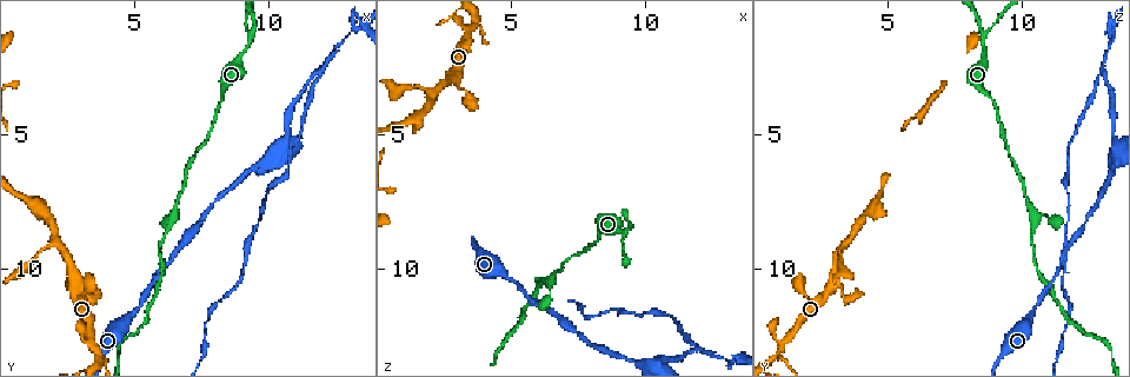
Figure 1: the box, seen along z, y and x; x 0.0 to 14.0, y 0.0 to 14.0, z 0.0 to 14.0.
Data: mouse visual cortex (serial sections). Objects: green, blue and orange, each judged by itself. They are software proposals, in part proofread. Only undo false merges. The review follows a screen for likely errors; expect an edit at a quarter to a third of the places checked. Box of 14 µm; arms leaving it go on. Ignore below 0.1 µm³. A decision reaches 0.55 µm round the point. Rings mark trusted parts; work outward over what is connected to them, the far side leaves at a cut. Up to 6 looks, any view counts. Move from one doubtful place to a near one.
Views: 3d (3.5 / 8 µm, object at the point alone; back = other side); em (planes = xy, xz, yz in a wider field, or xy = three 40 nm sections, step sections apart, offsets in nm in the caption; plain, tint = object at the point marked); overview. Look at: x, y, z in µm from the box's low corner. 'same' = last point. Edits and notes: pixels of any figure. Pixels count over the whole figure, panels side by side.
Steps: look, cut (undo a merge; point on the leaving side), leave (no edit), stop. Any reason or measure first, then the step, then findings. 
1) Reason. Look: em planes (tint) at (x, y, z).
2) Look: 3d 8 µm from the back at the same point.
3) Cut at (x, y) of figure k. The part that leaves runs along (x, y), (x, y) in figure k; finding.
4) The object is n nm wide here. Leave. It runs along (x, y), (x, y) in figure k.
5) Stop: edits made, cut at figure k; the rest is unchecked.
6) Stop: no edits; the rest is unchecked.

Sharp bend. Look: 3d 3.5 µm at (2.2, 9.1, 3.5).

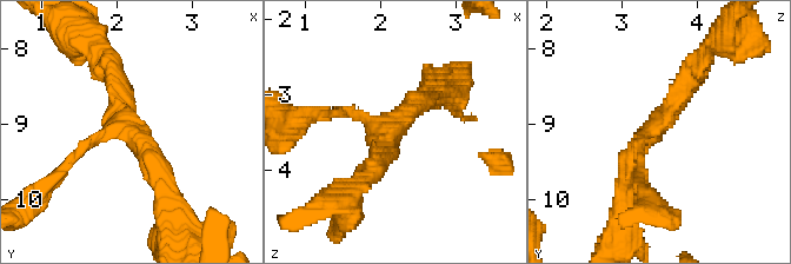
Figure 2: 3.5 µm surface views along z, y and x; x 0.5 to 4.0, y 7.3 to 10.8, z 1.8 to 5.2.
Need the tissue. Look: em planes (tint) at (2.20, 9.05, 3.50).

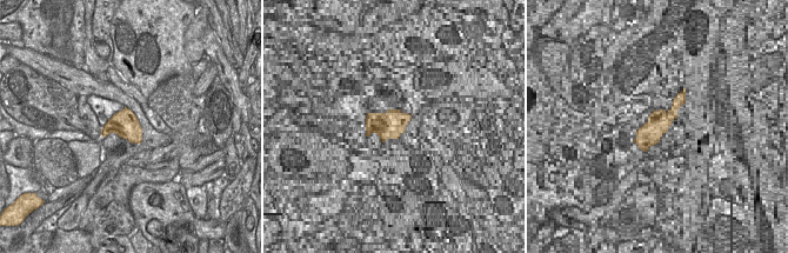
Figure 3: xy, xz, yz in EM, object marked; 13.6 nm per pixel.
The arms are 150, 250, 300 nm wide. Leave. It runs along (623, 189), (629, 157), (698, 63) in figure 2; one cell here.

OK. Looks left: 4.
Three-way junction. Look: 3d 3.5 µm at (3.6, 13.1, 1.0).

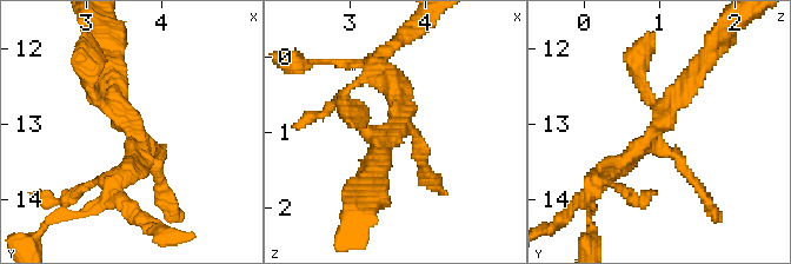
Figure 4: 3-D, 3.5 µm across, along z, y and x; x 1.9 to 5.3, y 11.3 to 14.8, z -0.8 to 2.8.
Shape alone is not enough. Look: em xy step 1 (tint) at (3.55, 13.05, 1.00).

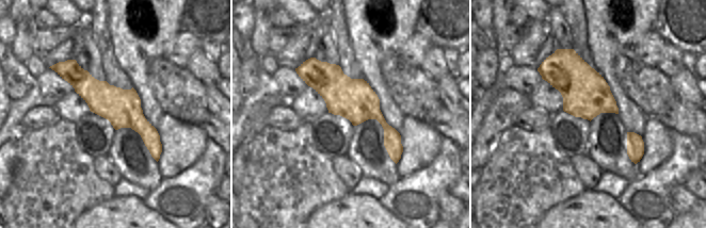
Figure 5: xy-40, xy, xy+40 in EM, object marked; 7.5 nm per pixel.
Leave. It runs along (58, 68), (121, 107), (157, 156) in figure 5; one cell here.

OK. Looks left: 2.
Calibre changes. Look: 3d 8 µm at (6.2, 8.8, 10.3).

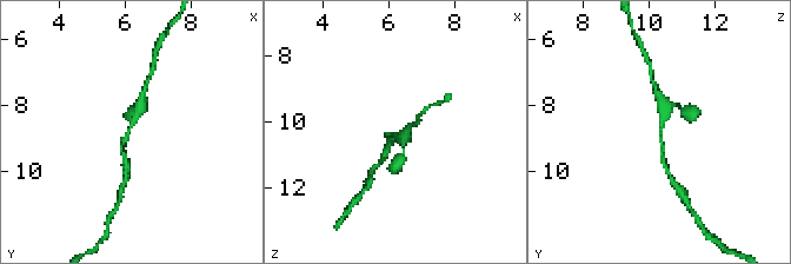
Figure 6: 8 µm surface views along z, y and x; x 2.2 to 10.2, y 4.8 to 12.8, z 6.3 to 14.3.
The arms are 150, 350 nm wide. Look: em xy step 1 (tint) at (6.2, 8.7, 10.4).

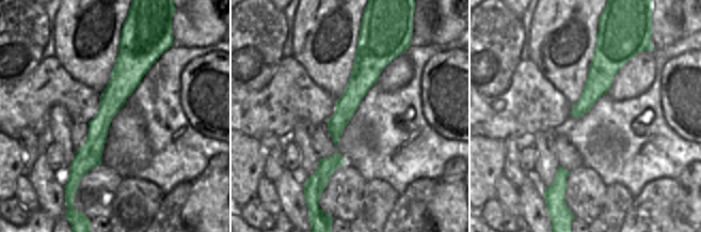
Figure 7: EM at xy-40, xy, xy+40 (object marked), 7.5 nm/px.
Leave. It runs along (124, 47), (124, 80), (77, 178) in figure 7; one cell here.

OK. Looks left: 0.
Stop: no edits; the rest is unchecked.

